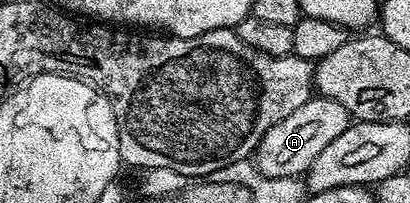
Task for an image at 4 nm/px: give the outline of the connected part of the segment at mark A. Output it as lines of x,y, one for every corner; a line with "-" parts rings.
316,95
307,100
305,106
297,106
289,118
281,118
281,122
266,129
255,148
254,167
263,176
277,178
278,176
294,176
306,173
311,167
313,158
337,138
337,134
344,132
348,126
349,117
345,106
341,106
332,100
326,100
324,96

